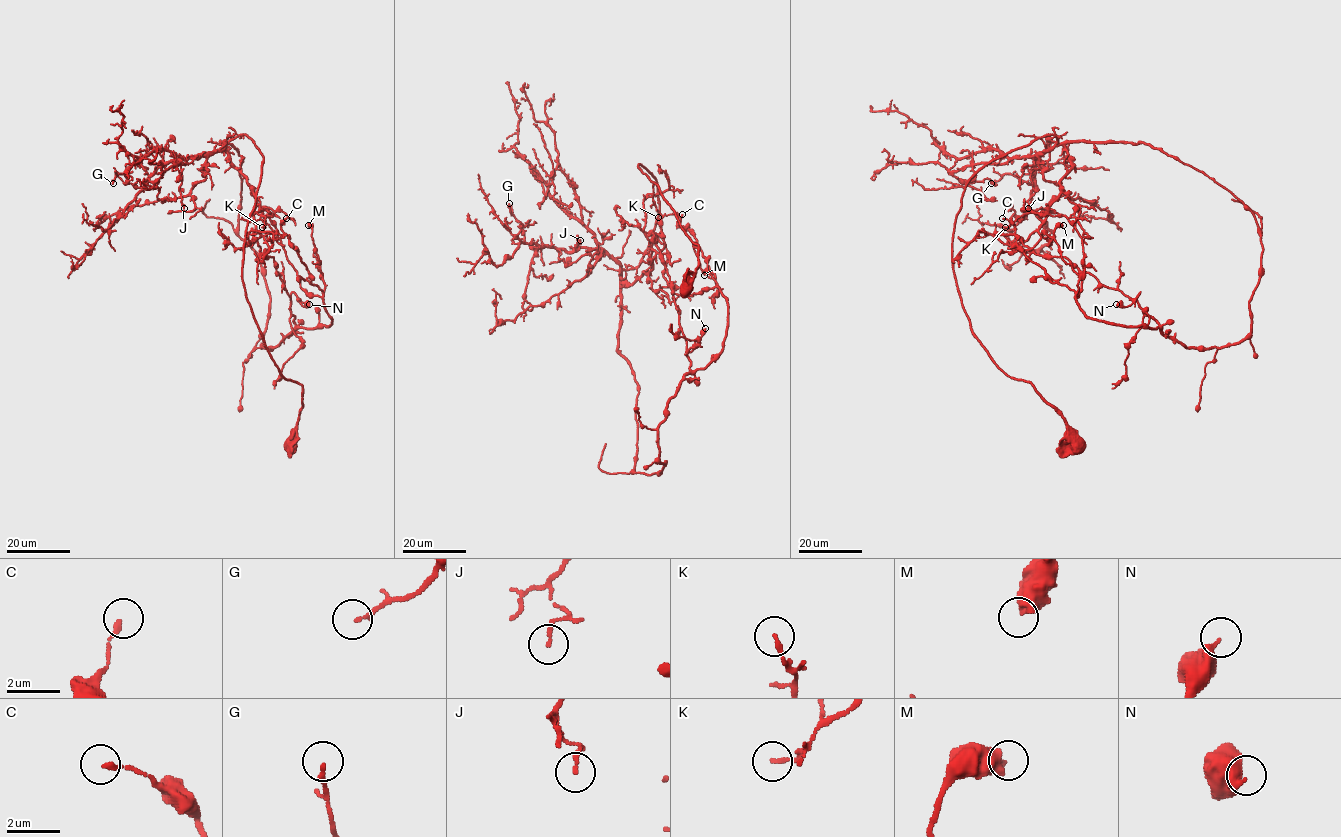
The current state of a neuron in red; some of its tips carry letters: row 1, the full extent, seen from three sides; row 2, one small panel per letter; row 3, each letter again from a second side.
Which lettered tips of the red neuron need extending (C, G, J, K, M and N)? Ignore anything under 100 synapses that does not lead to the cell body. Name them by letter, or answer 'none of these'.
none of these

